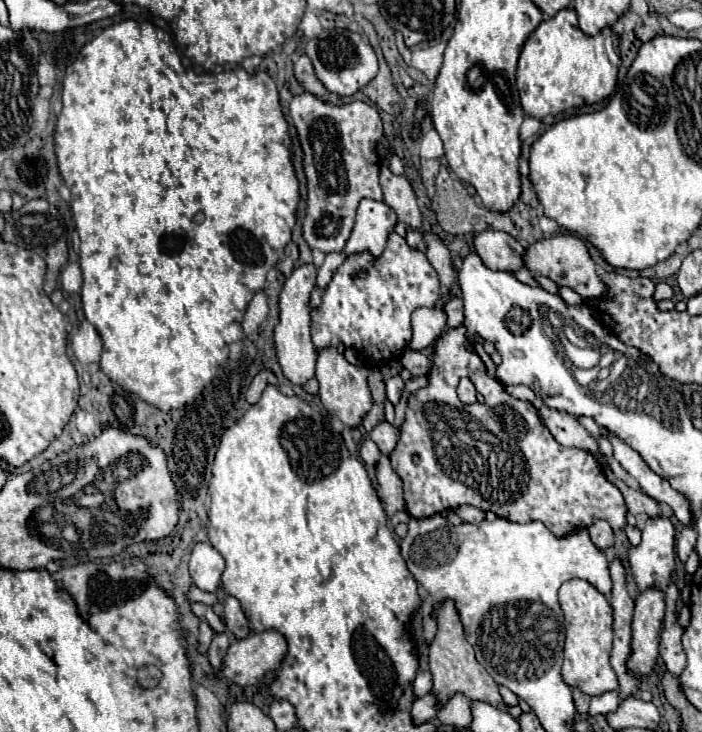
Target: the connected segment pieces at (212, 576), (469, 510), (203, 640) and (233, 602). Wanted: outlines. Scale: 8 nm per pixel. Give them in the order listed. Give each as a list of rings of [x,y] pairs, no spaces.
[[[197,543],[193,547],[189,559],[189,573],[199,589],[213,593],[221,581],[223,569],[225,569],[225,559],[213,545]]]
[[[461,505],[455,509],[455,513],[465,521],[465,523],[481,523],[485,519],[485,511],[473,507],[473,505]]]
[[[201,621],[199,625],[199,652],[206,654],[213,639],[214,631],[207,622]]]
[[[227,597],[223,609],[225,609],[225,617],[223,617],[225,631],[231,633],[235,639],[245,639],[249,635],[249,627],[239,601],[235,597]]]

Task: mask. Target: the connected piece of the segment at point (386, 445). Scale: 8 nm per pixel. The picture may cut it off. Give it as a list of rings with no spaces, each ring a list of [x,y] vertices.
[[[385,419],[385,421],[379,421],[379,425],[373,427],[373,431],[369,433],[369,437],[377,443],[377,447],[379,447],[381,453],[389,455],[393,451],[393,447],[397,444],[399,429]]]

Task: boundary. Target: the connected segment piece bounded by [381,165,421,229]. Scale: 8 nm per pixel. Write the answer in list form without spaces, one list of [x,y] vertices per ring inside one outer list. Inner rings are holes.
[[[385,165],[381,167],[381,187],[385,195],[385,203],[395,209],[399,221],[407,229],[421,227],[421,211],[417,205],[415,191],[405,175],[393,175]]]

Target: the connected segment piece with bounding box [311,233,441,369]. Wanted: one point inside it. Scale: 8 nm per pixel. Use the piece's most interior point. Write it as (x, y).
(373, 315)

